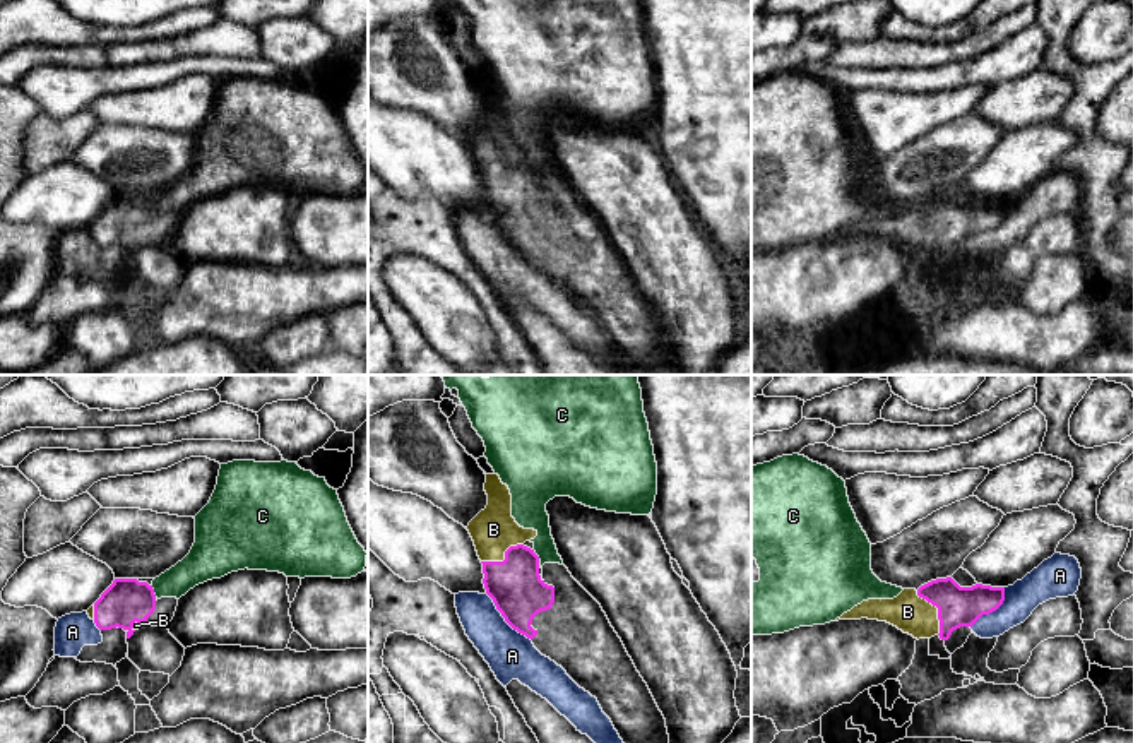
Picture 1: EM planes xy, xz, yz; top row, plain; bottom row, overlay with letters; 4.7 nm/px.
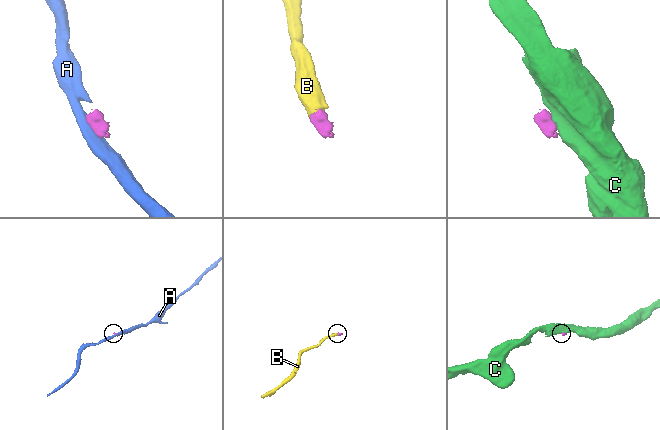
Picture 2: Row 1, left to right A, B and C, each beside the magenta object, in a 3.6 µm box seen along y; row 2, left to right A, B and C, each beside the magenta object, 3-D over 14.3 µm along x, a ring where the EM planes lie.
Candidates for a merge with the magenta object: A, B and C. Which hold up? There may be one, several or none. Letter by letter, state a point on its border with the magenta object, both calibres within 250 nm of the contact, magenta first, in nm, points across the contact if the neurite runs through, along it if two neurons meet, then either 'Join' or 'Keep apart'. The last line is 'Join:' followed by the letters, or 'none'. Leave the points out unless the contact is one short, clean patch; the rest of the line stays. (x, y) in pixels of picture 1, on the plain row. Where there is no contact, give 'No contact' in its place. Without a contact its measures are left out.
A: Touches magenta at xz (505, 237). Thickness 260 nm (magenta) against 220 nm. Boundary: xz (486, 209), (500, 231), (531, 257). Keep apart
B: Touches magenta at yz (938, 226). Thickness 190 nm (magenta) against 180 nm. Path across: yz (957, 223), (938, 226), (907, 228). Join
C: Touches magenta at xy (153, 208). Thickness 220 nm (magenta) against 160 nm. Boundary: xy (151, 202), (156, 213). Keep apart
Join: B

